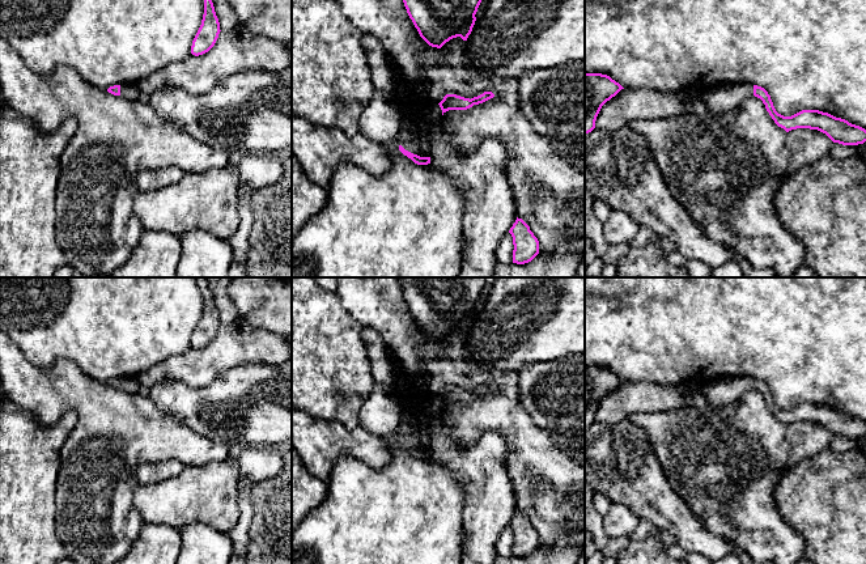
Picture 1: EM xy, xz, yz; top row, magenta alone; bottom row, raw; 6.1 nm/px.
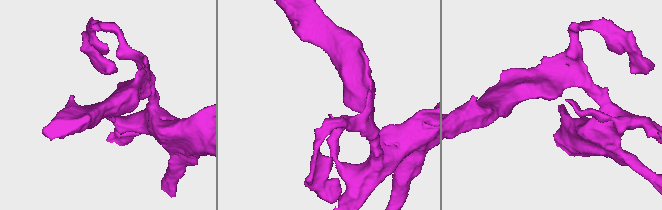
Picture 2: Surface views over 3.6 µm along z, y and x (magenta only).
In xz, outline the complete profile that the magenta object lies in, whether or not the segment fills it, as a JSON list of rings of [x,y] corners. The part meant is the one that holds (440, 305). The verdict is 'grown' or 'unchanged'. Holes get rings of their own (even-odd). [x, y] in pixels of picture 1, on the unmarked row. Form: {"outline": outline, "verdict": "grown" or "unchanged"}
{"outline": [[[398,277],[420,330],[441,342],[453,331],[467,334],[485,287],[484,277]]], "verdict": "unchanged"}

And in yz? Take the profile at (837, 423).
{"outline": [[[739,376],[719,378],[700,386],[709,408],[723,408],[736,402],[744,393],[757,390],[765,398],[774,416],[786,425],[797,421],[818,423],[833,436],[858,438],[866,434],[866,423],[819,403],[802,403],[791,410],[778,407],[768,385],[757,378]]], "verdict": "grown"}

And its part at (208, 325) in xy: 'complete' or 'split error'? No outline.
complete

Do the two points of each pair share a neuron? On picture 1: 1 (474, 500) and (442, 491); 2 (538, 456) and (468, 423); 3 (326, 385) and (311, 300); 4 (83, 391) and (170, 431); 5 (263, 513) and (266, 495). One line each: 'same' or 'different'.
1: different
2: same
3: same
4: same
5: same

